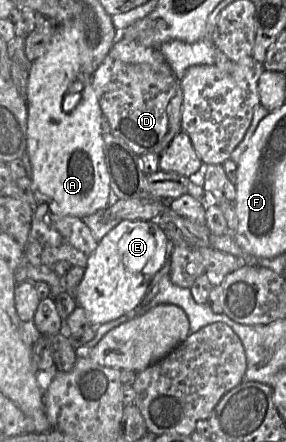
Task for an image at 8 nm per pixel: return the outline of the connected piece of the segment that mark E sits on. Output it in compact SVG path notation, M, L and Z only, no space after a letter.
M122 220L112 228L89 256L83 278L74 295L77 305L85 310L91 325L108 323L141 305L151 280L169 260L170 249L171 244L167 234L155 220Z

